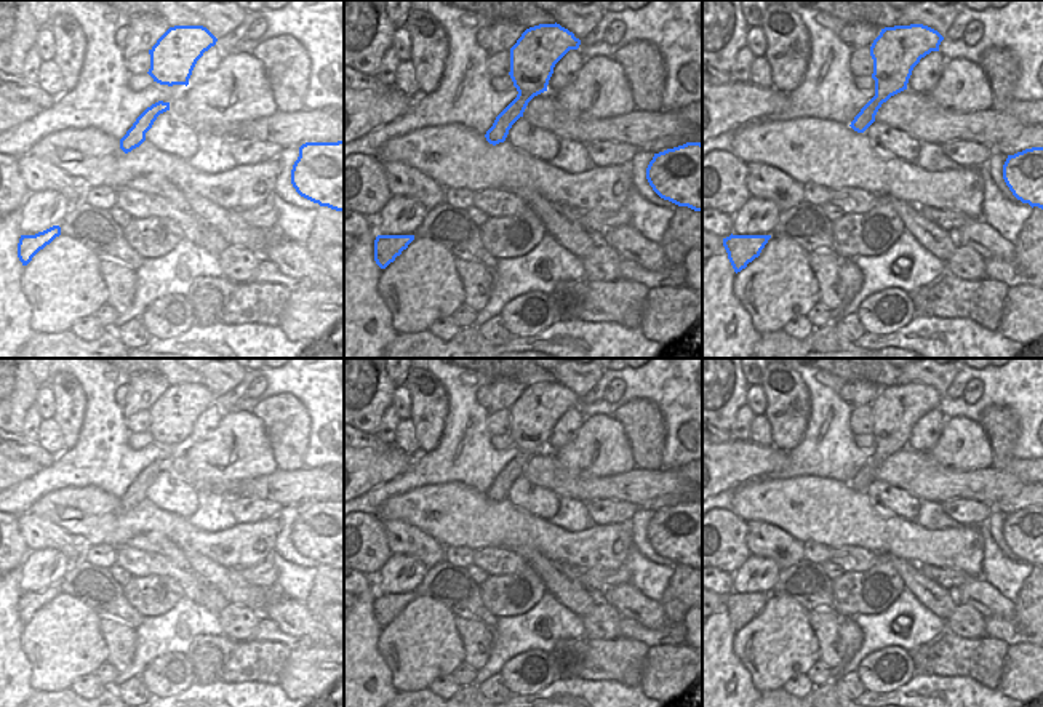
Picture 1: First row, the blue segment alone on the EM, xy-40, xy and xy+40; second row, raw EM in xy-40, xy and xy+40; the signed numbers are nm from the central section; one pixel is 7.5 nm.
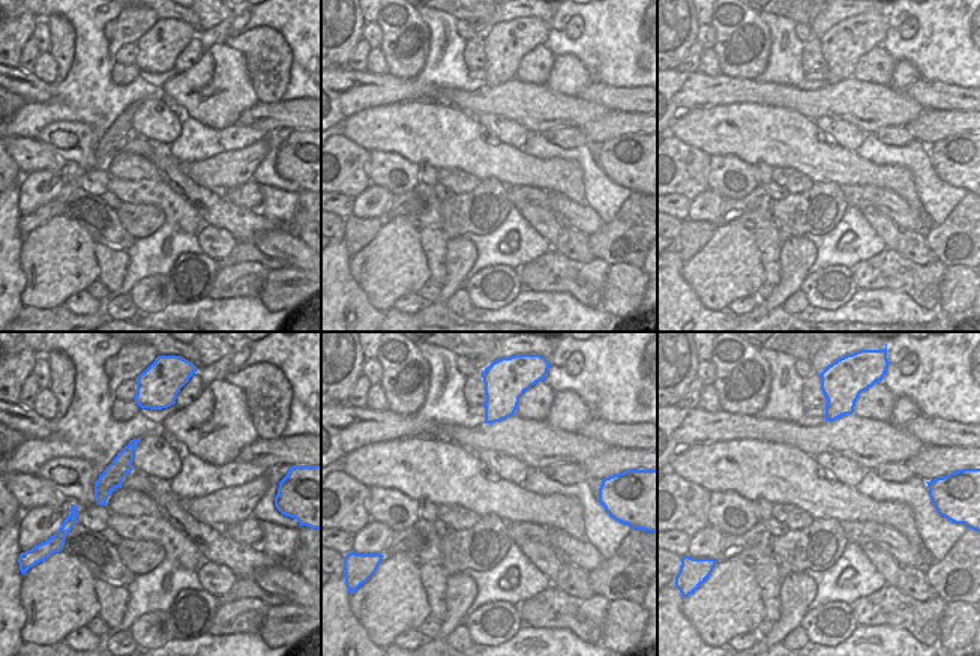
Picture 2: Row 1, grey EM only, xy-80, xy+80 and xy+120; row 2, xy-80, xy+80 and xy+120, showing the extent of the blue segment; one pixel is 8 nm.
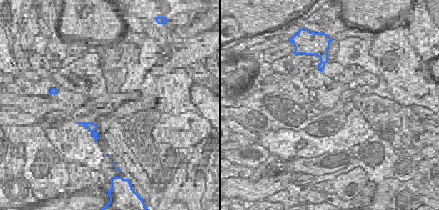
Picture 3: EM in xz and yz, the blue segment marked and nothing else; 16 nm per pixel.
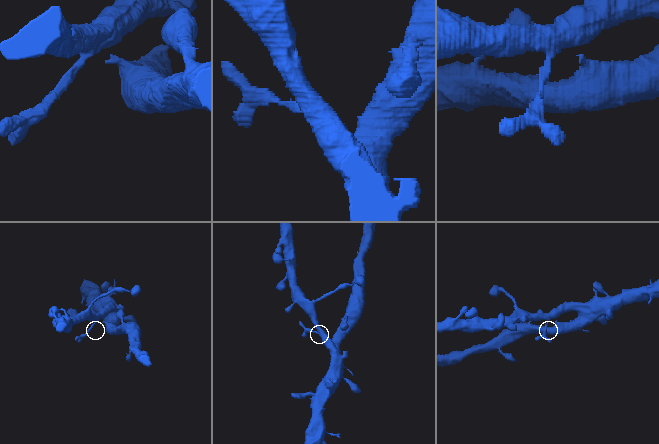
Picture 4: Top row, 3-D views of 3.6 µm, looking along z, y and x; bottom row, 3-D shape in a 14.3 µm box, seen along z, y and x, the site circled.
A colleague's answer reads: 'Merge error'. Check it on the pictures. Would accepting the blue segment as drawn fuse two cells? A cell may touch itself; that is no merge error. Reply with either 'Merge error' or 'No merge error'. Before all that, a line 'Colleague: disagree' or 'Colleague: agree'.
Colleague: disagree
No merge error

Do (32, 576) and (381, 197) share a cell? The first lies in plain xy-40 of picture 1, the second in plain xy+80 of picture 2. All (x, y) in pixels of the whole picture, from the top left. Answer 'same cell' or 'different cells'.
same cell

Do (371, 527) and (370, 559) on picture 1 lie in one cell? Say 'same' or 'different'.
same

